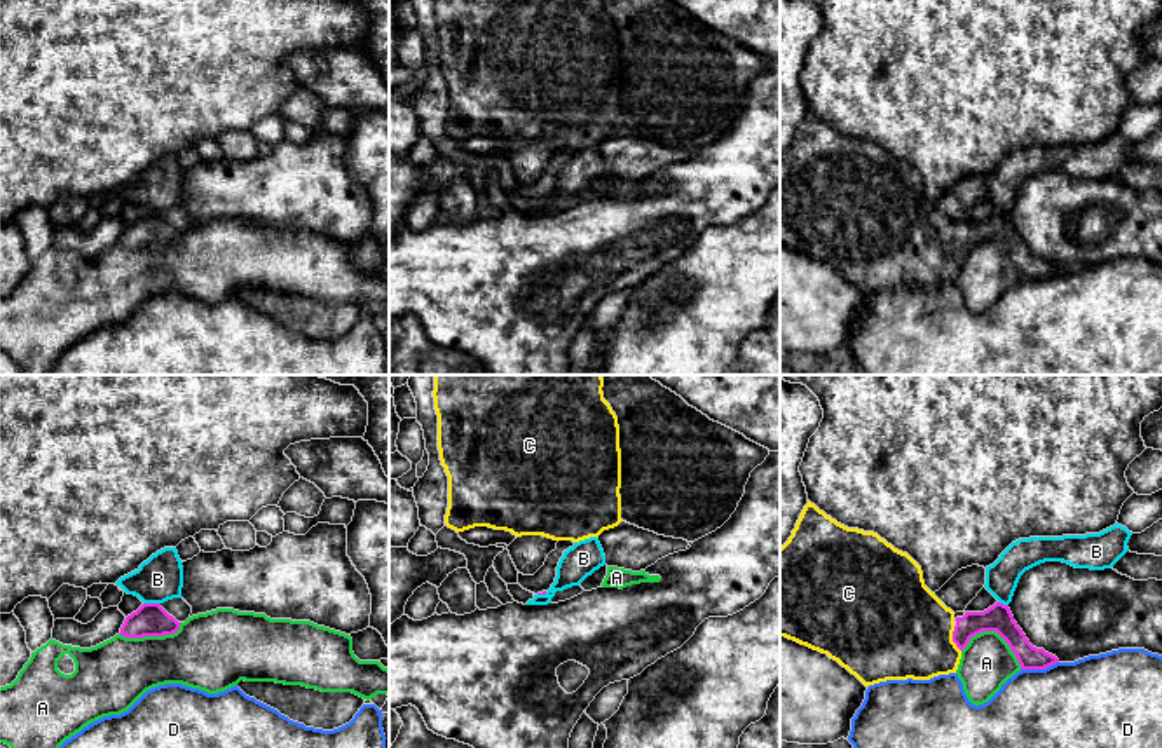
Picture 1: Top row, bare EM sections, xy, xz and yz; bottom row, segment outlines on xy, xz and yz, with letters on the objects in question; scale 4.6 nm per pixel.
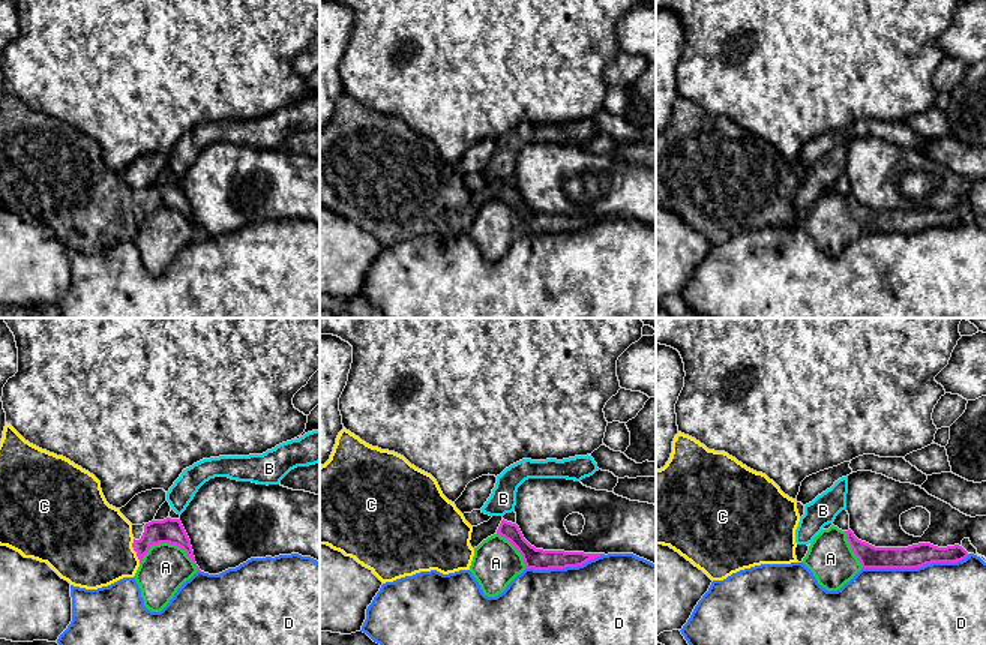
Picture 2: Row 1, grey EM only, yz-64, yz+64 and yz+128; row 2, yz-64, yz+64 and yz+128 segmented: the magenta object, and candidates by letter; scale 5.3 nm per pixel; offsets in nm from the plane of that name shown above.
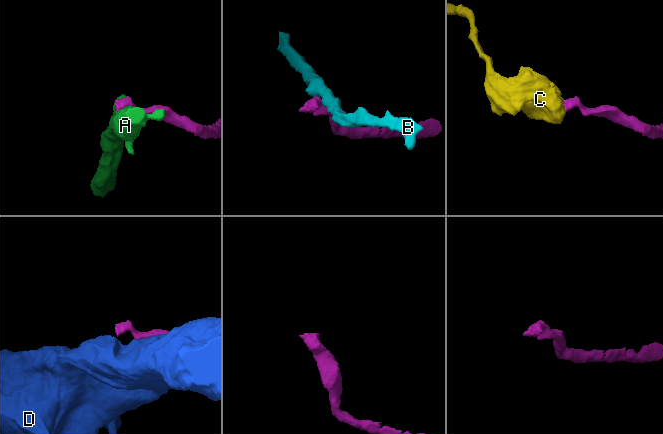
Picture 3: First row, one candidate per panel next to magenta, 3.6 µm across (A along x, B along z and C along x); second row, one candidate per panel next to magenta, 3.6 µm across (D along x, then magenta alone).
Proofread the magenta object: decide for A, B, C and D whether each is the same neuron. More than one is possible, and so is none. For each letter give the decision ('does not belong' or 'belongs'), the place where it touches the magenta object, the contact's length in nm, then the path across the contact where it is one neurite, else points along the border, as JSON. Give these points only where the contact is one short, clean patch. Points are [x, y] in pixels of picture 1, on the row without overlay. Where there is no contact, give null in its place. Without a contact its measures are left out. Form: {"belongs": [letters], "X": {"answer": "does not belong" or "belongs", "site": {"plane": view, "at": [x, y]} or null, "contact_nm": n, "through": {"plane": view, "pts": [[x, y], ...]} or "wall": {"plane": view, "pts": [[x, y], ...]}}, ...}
{"belongs": ["C"], "A": {"answer": "does not belong", "site": {"plane": "yz", "at": [997, 241]}, "contact_nm": 300}, "B": {"answer": "does not belong", "site": {"plane": "xy", "at": [152, 213]}, "contact_nm": 80, "wall": {"plane": "xy", "pts": [[143, 211], [159, 213]]}}, "C": {"answer": "belongs", "site": {"plane": "yz", "at": [953, 248]}, "contact_nm": 120, "through": {"plane": "yz", "pts": [[998, 227], [972, 232], [953, 248], [901, 239]]}}, "D": {"answer": "does not belong", "site": {"plane": "yz", "at": [1038, 278]}, "contact_nm": 180}}

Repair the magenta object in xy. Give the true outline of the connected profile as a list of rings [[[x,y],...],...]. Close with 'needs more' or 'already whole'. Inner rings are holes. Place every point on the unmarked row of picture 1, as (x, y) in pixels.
[[[143,213],[126,227],[119,244],[126,248],[164,246],[176,242],[180,234],[161,213]]]; already whole

